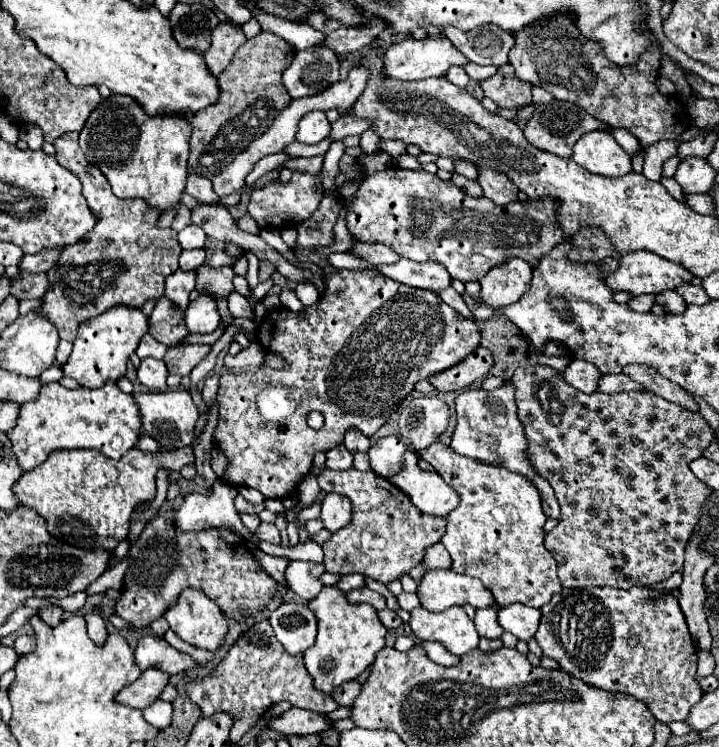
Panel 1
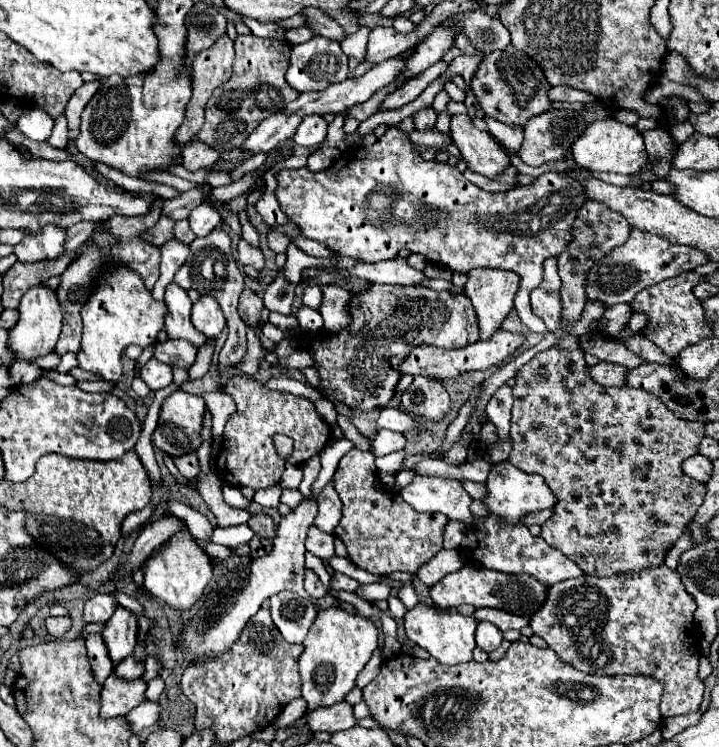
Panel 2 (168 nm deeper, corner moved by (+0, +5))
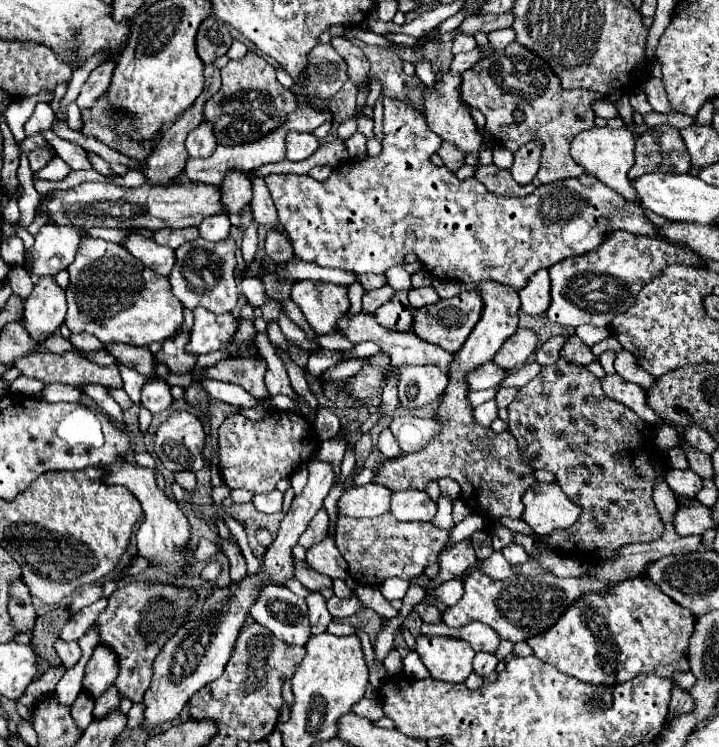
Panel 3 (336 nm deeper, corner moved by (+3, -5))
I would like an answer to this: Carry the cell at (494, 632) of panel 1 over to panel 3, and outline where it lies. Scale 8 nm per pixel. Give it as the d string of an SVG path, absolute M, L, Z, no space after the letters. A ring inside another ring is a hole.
M480 653L474 657L474 673L480 677L490 675L498 665L498 659L492 653Z

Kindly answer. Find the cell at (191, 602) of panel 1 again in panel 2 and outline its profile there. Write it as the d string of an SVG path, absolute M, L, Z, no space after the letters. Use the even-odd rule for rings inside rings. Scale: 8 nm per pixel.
M179 531L175 533L169 543L163 547L161 553L155 555L145 567L145 589L159 601L167 603L175 611L189 611L203 595L205 587L213 577L213 567L207 553L193 541L191 533Z

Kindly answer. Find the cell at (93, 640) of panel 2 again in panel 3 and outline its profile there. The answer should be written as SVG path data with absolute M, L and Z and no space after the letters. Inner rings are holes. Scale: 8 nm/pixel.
M80 693L78 699L74 701L70 713L72 713L72 719L80 731L84 731L92 723L92 719L94 719L92 707L94 707L94 699L88 699L88 695L84 695L84 693Z

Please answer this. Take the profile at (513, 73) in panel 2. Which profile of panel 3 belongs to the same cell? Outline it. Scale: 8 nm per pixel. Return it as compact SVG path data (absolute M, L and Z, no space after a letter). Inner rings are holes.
M514 41L492 57L482 59L462 73L462 97L486 117L484 131L512 153L528 141L542 143L540 169L536 175L540 183L554 183L584 173L570 155L570 143L580 131L594 127L596 113L592 103L602 99L602 95L592 89L562 89L558 75L534 51Z

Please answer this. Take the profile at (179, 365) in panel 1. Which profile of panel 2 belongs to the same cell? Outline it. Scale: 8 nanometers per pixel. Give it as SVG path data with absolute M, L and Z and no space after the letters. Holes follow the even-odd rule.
M169 339L165 343L159 343L155 349L155 359L179 369L189 369L195 363L195 357L197 357L197 349L189 341Z

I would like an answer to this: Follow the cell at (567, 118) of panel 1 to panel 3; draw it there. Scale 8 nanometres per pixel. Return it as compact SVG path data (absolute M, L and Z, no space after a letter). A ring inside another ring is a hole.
M526 143L520 147L520 151L514 153L514 163L510 167L510 173L516 183L528 185L540 167L540 143Z

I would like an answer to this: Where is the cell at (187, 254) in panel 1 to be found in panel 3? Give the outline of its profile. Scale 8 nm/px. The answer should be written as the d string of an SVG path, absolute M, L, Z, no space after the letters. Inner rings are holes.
M128 235L128 239L124 241L124 247L136 257L140 259L144 265L152 267L152 271L168 277L172 271L172 263L176 263L176 255L170 247L162 247L156 241L142 237L142 235Z

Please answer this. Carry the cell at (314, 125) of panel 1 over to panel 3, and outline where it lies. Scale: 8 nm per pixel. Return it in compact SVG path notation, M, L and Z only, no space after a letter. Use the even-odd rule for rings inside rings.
M288 131L286 133L286 159L288 161L304 161L318 149L318 139L312 133Z

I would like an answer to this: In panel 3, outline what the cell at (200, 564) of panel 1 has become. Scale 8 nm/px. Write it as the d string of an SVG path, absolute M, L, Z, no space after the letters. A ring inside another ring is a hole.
M96 647L84 667L82 691L88 693L92 699L100 697L116 677L116 659L112 659L112 655L108 655L108 651L102 649L104 647Z

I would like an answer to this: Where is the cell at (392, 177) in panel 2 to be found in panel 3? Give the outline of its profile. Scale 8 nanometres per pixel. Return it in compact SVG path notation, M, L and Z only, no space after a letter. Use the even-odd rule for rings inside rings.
M384 97L384 141L382 141L382 153L378 157L368 157L364 161L350 159L350 161L334 167L330 177L322 183L312 179L310 175L292 175L292 173L290 175L268 175L266 183L268 183L268 189L272 193L276 211L278 211L278 221L282 223L282 227L286 229L286 233L292 241L294 255L298 259L312 261L320 267L338 267L338 269L346 269L346 271L354 271L354 273L384 273L386 269L402 263L406 253L416 253L418 259L424 263L424 269L428 269L428 273L432 273L438 279L472 283L472 285L478 285L478 283L484 283L484 281L496 281L496 283L512 287L514 291L520 291L520 287L524 287L524 283L528 283L528 275L532 275L540 269L548 269L548 267L552 267L552 263L558 263L560 259L594 251L604 241L604 235L608 235L616 229L626 229L626 231L634 231L634 233L640 233L640 235L658 237L658 231L656 231L658 227L644 215L640 205L626 201L622 195L618 195L616 191L606 187L602 181L598 181L590 173L584 173L584 175L568 179L568 181L556 181L556 183L550 183L550 185L540 185L528 197L500 197L500 195L490 193L478 179L460 181L450 169L434 165L432 155L440 149L440 145L442 145L442 139L434 131L428 129L426 119L418 109L414 109L406 101L398 101L394 97Z

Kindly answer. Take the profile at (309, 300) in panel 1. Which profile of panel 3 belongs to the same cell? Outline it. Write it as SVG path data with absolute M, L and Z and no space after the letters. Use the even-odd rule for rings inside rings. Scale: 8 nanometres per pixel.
M296 281L290 299L300 307L316 335L330 335L338 329L338 319L350 309L348 287L324 281Z

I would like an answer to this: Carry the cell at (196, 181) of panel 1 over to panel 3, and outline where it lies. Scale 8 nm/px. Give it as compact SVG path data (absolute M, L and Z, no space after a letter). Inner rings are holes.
M202 121L186 139L186 149L190 157L208 157L216 149L214 127L208 121Z

